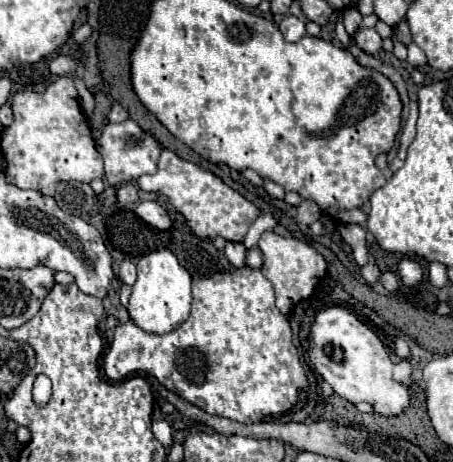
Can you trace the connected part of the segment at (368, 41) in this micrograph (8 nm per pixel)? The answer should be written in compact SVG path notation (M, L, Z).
M361 29L355 35L355 43L365 51L365 53L377 53L381 49L381 37L375 29Z

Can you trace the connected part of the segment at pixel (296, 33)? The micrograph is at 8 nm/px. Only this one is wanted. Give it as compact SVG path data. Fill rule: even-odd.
M285 15L285 17L283 17L283 21L279 23L279 31L283 33L283 39L285 39L285 41L291 41L291 43L295 43L295 41L299 41L301 37L307 35L305 23L303 23L301 19L293 17L293 15Z

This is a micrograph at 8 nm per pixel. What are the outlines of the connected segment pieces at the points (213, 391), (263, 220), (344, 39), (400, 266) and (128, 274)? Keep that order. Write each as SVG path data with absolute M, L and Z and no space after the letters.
M251 267L195 279L191 315L181 327L167 335L145 333L133 321L117 325L111 351L105 357L105 373L109 379L121 381L135 371L145 371L157 377L167 389L175 391L179 397L197 405L209 415L219 415L241 423L257 423L263 417L287 413L295 407L299 391L307 389L307 377L299 363L299 353L291 343L287 315L277 309L271 283L259 269Z
M259 215L259 217L255 219L255 223L251 225L247 237L245 237L245 247L251 249L253 245L257 245L259 237L261 237L265 231L271 231L275 225L277 225L277 221L275 221L271 215Z
M337 11L337 14L338 16L335 25L335 33L339 41L343 44L343 46L348 47L350 36L347 34L343 25L343 13L341 11Z
M403 259L397 263L397 273L399 273L399 279L401 283L407 287L407 289L413 289L421 283L423 279L423 269L417 261L411 261L411 259Z
M123 261L123 263L121 263L119 279L121 279L125 285L133 285L133 283L135 283L135 279L137 279L137 271L135 271L135 265L133 265L131 261Z

